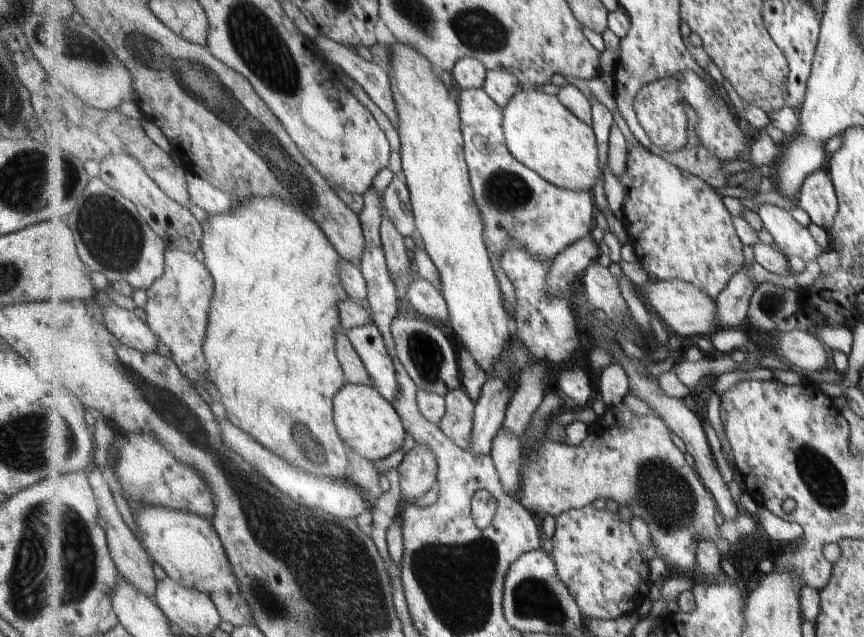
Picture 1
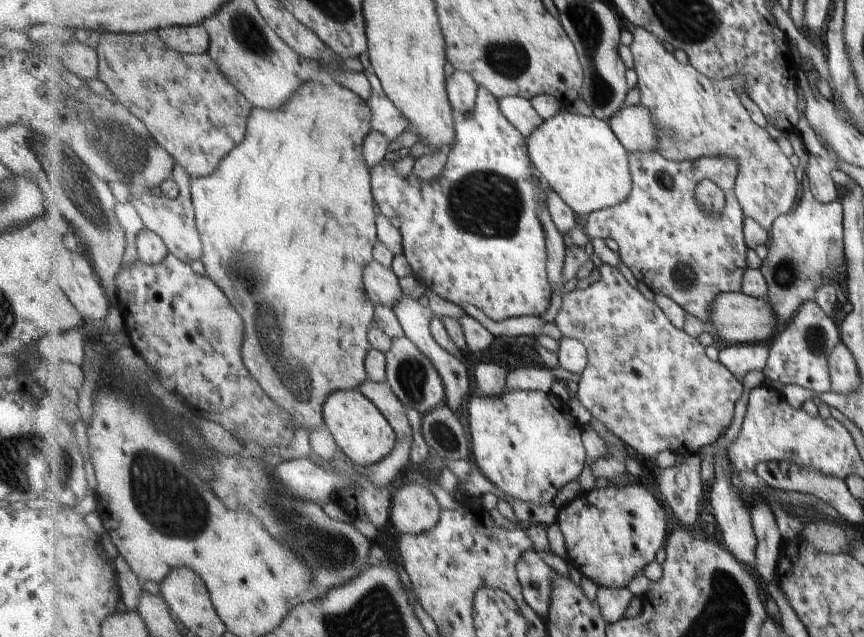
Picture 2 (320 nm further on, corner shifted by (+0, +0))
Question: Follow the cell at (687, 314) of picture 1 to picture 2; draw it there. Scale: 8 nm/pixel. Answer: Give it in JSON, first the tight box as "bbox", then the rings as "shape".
{"bbox":[712,293,778,345],"shape":[[[723,293],[718,296],[712,314],[712,329],[733,345],[772,342],[778,316],[769,298],[757,298],[747,293]]]}

